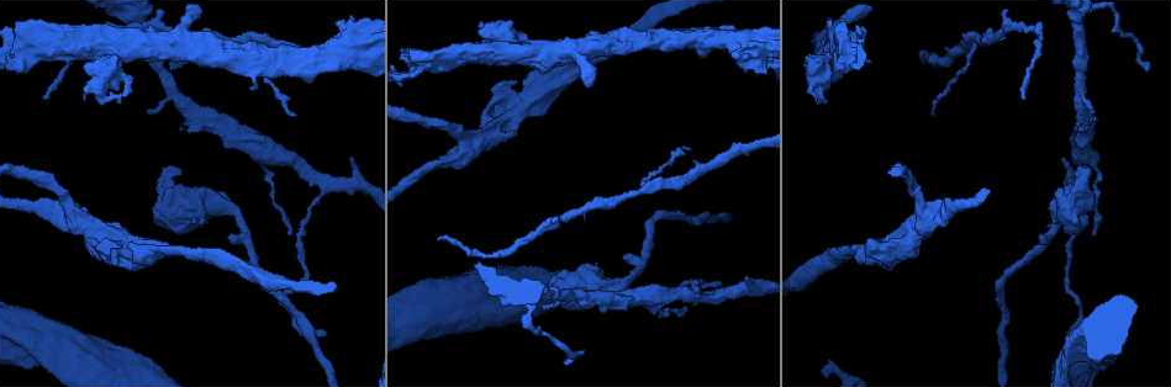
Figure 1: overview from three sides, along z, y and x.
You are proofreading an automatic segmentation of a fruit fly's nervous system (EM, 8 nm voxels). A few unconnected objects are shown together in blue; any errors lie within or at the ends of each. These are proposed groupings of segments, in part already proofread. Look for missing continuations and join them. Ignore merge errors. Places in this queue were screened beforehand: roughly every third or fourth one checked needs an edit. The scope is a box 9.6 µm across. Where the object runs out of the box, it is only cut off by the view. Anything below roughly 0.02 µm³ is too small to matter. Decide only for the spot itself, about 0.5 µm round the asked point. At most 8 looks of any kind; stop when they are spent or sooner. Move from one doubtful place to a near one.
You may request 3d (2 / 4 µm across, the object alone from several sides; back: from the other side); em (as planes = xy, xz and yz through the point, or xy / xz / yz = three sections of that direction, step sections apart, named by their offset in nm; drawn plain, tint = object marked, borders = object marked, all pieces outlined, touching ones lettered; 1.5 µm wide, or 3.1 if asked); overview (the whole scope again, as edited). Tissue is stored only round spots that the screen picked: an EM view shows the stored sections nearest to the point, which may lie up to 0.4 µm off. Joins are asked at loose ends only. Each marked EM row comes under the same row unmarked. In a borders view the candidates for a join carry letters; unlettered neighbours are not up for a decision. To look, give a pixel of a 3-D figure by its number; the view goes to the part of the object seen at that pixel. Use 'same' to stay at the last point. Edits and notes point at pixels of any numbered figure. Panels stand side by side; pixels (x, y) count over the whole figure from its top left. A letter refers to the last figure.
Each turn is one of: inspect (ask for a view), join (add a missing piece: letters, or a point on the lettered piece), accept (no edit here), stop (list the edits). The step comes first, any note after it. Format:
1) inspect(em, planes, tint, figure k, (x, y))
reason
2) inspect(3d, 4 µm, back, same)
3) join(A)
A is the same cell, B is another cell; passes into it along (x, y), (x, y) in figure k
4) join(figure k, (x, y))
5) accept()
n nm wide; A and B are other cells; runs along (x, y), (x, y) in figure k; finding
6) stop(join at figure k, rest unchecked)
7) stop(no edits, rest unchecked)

inspect(em, planes, borders, figure 1, (522, 35))
an open end

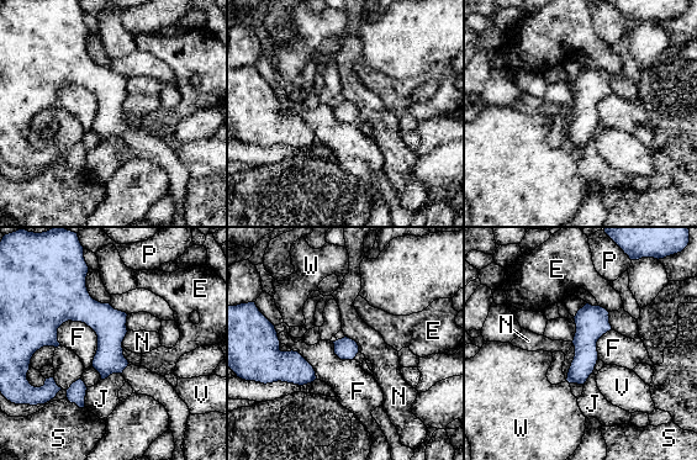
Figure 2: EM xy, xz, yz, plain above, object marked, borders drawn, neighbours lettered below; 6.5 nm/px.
accept()
E, F, J, N, P, S, V and W are other cells; border along (346, 336), (357, 343), (359, 350) in figure 2; no lettered piece goes on from it

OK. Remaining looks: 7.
inspect(3d, 2 µm, figure 1, (516, 80))
stops while still wide

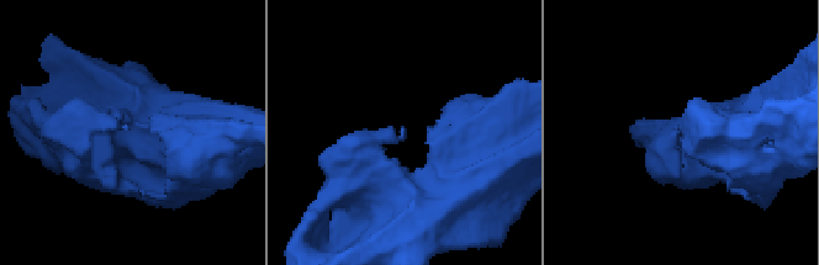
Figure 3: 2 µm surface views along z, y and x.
inspect(em, planes, borders, figure 3, (679, 128))
need the tissue

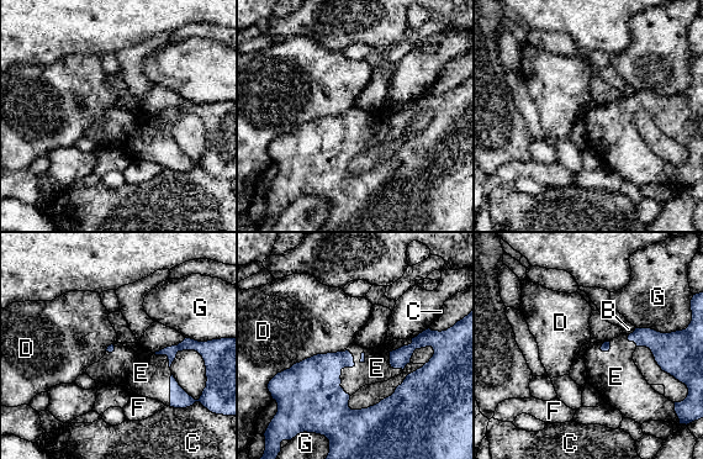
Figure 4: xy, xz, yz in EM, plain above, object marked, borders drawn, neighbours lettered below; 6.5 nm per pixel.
join(E)
E is the same cell, B, C, D, F and G are other cells; it goes on there

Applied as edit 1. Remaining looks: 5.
stop(join at figure 4, rest unchecked)

